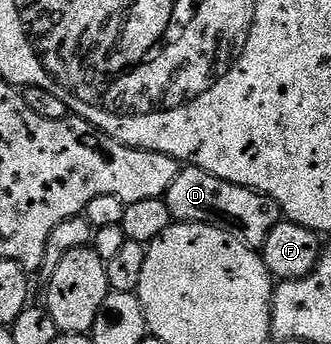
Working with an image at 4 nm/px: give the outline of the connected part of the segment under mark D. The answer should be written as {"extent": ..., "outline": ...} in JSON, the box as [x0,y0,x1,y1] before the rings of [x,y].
{"extent":[165,167,281,251],"outline":[[[194,167],[180,168],[165,200],[176,222],[192,221],[202,225],[215,225],[241,239],[245,247],[256,251],[262,250],[265,239],[269,239],[269,231],[273,231],[273,227],[277,227],[281,220],[279,204],[265,194],[234,185],[225,179],[217,179],[217,175],[209,175],[209,171]]]}

